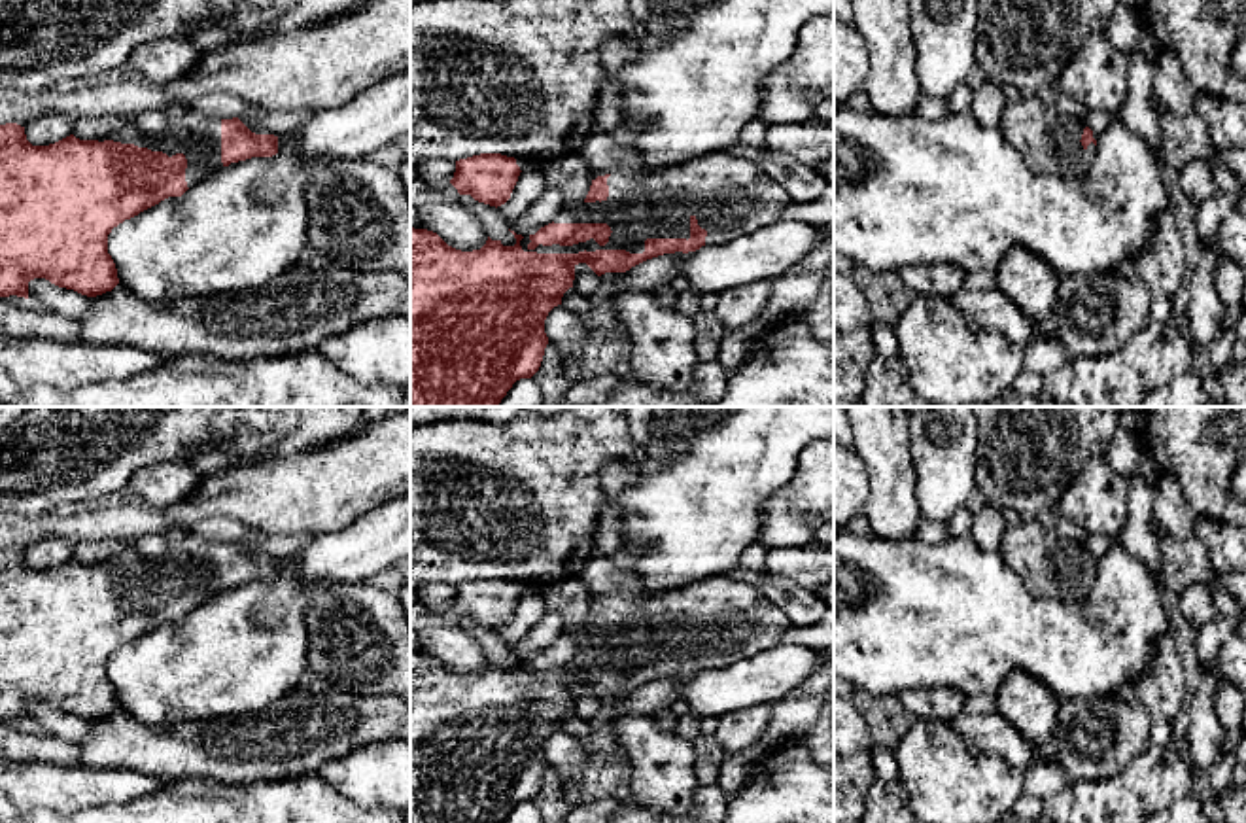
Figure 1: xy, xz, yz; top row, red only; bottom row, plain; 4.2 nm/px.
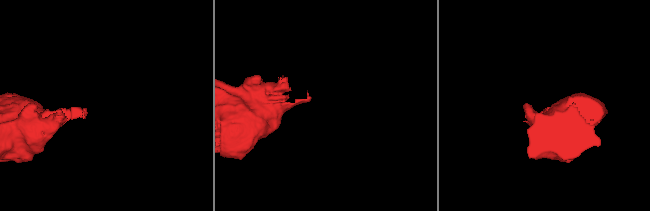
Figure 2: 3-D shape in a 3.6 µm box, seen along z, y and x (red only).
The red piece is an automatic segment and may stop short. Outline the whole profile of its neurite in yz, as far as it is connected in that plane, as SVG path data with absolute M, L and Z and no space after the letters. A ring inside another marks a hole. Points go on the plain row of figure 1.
M1036 518L1010 524L1000 551L1034 598L1080 602L1097 581L1097 558L1085 543L1047 543L1046 530Z

